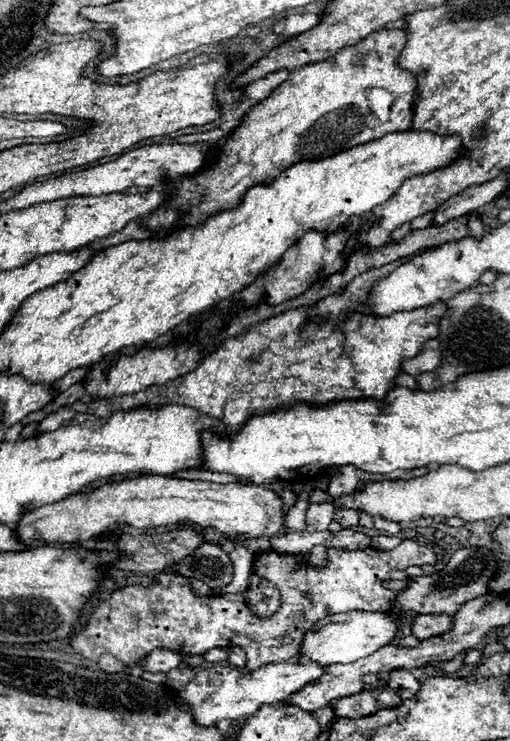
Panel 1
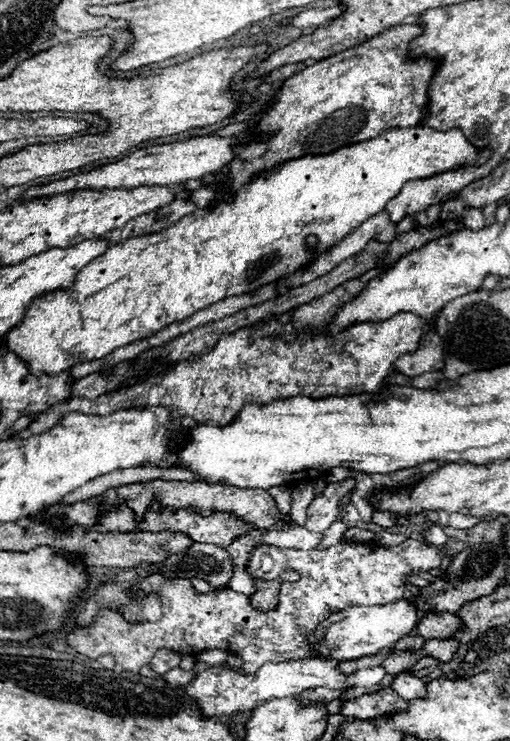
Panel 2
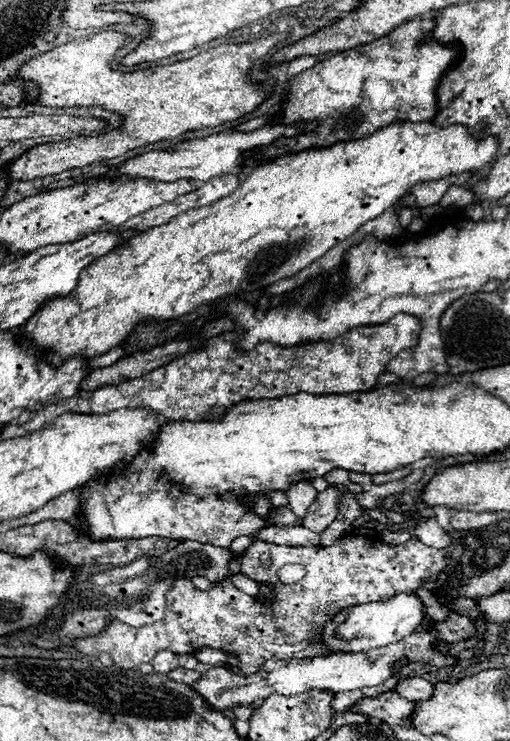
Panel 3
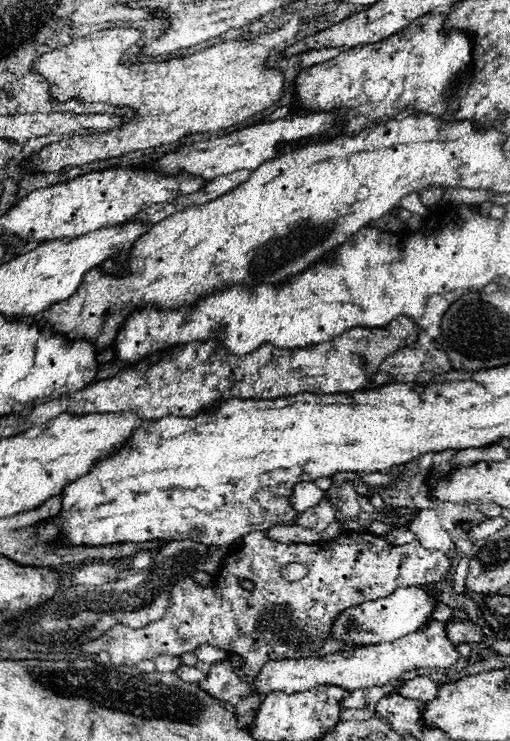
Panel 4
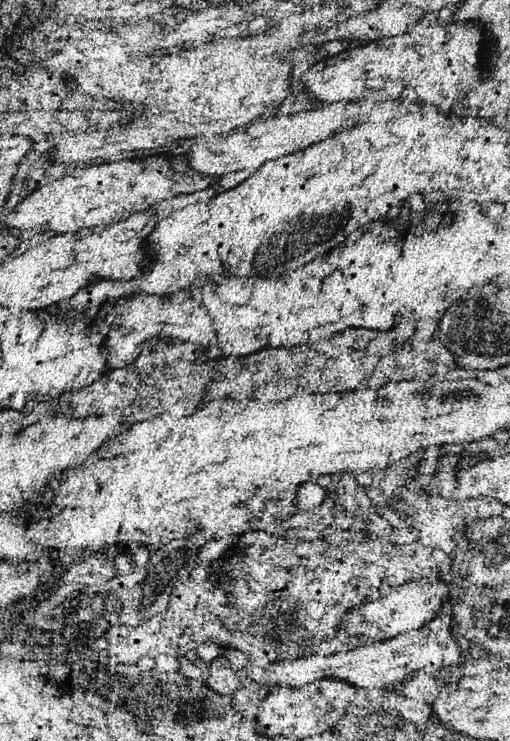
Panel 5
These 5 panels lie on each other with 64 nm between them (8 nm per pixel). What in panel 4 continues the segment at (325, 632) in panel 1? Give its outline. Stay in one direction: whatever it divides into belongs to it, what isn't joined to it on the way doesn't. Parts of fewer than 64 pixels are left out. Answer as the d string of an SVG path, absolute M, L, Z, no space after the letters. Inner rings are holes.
M418 586L400 588L386 598L370 600L356 608L344 610L332 624L332 638L338 642L344 642L344 646L348 646L348 648L394 642L396 638L402 638L406 634L420 630L430 620L434 602L436 602L436 596L426 588L418 588Z

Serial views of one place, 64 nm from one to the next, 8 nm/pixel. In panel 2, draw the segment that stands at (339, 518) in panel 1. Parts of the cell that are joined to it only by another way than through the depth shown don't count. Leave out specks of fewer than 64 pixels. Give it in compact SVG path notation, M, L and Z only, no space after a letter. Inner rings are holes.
M344 500L342 502L342 508L340 508L340 516L338 516L344 524L348 524L348 526L352 526L352 524L356 524L358 520L360 520L360 514L358 514L358 510L356 510L356 506L350 502L350 500Z

